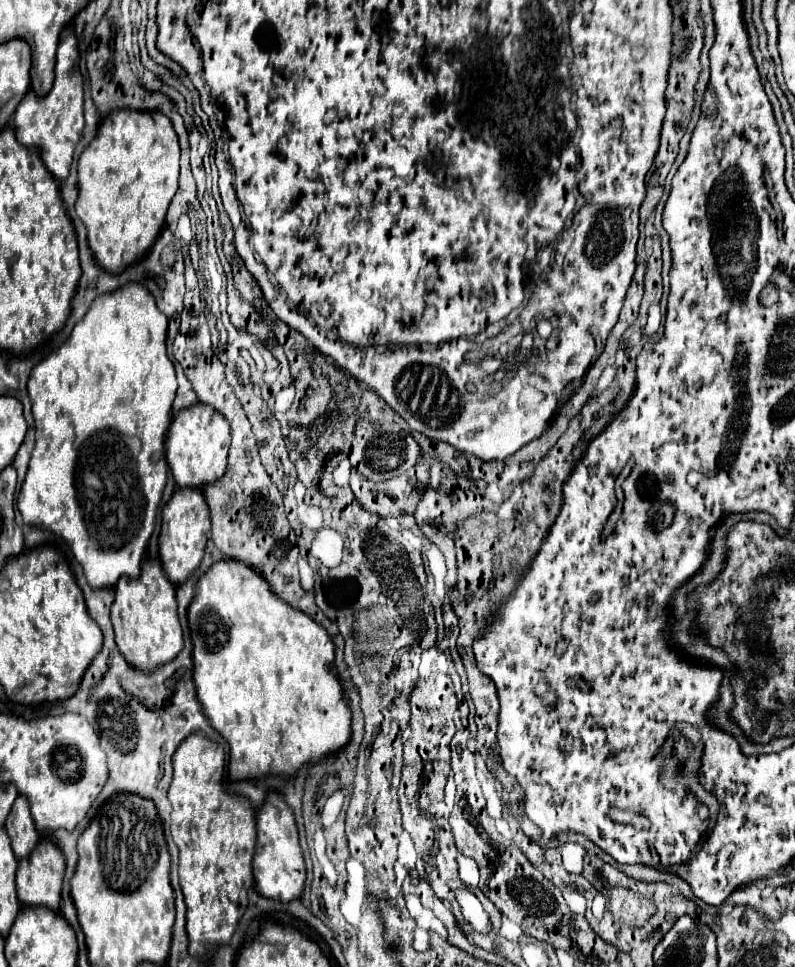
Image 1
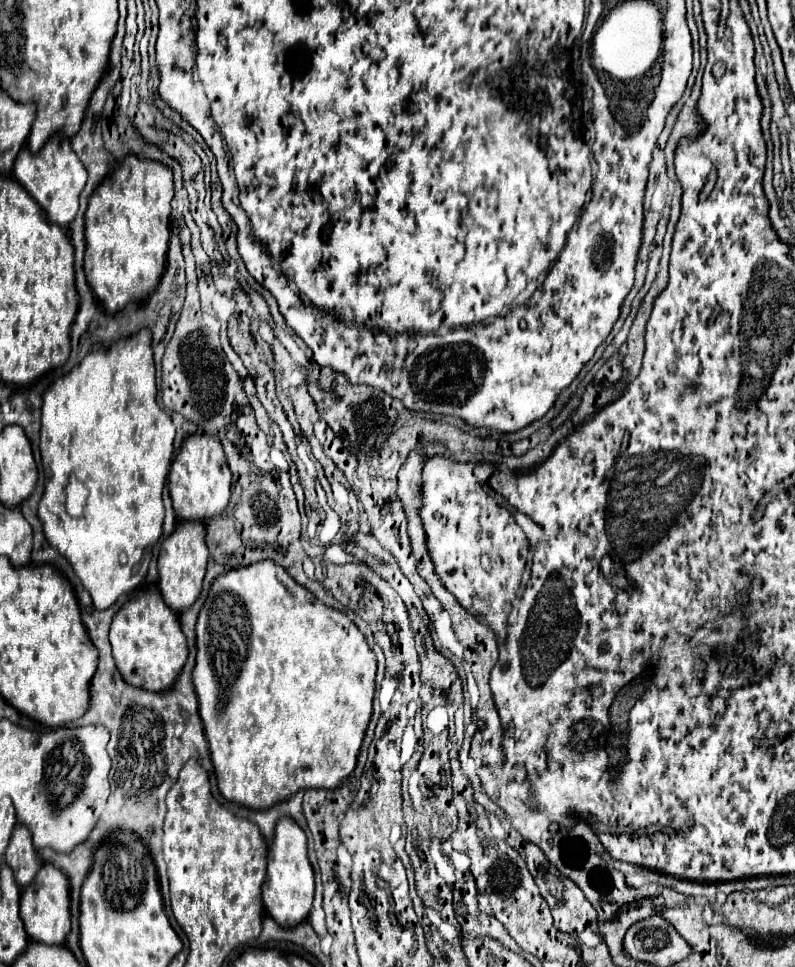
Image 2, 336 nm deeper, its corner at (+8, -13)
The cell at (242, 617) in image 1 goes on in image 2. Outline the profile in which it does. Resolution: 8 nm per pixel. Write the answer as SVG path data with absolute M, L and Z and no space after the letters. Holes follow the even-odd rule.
M260 560L242 568L228 570L220 574L206 598L204 608L200 610L196 622L196 666L192 672L194 686L198 692L198 710L204 724L204 734L212 752L212 764L218 776L218 788L226 800L238 802L246 808L266 810L292 794L306 790L306 788L340 788L344 780L356 768L356 758L364 740L364 732L368 728L372 716L372 700L376 692L376 656L374 650L368 646L364 634L358 626L338 608L320 602L308 588L298 584L280 564L274 560Z

